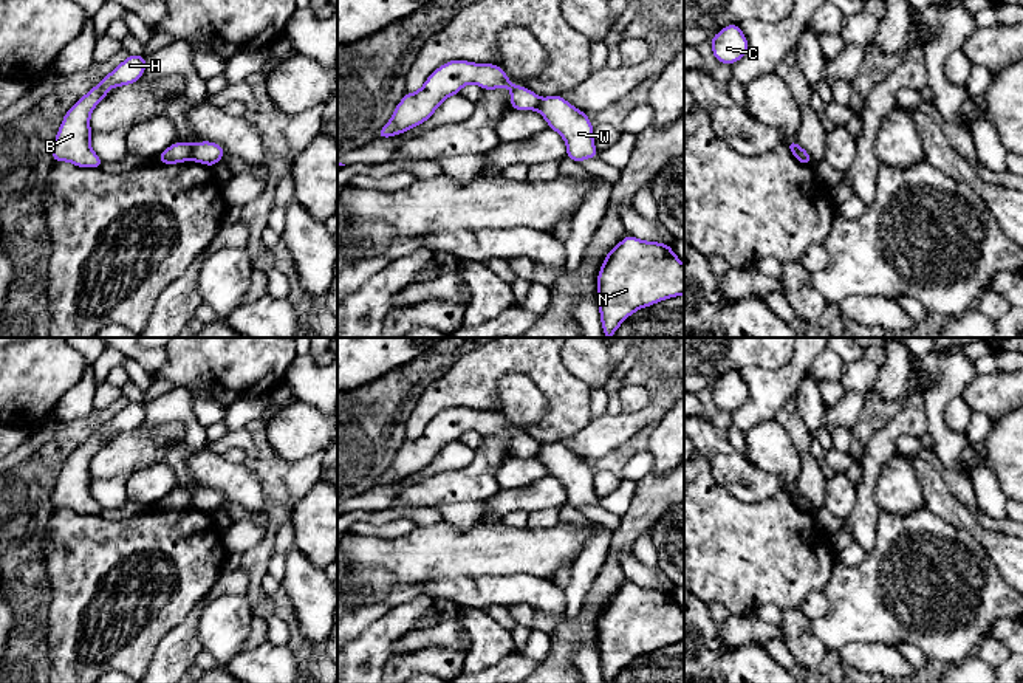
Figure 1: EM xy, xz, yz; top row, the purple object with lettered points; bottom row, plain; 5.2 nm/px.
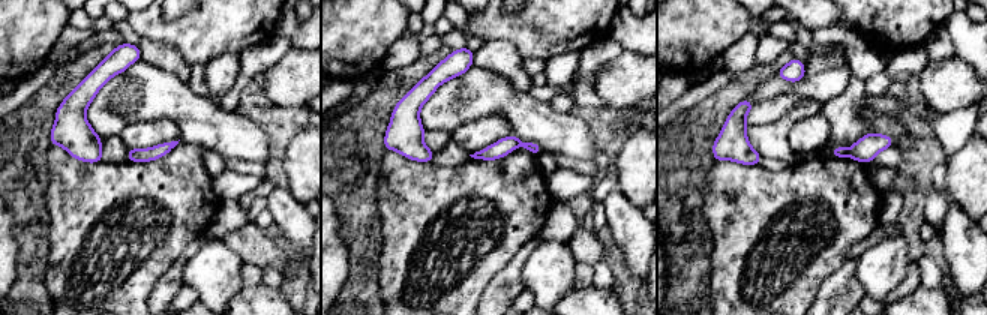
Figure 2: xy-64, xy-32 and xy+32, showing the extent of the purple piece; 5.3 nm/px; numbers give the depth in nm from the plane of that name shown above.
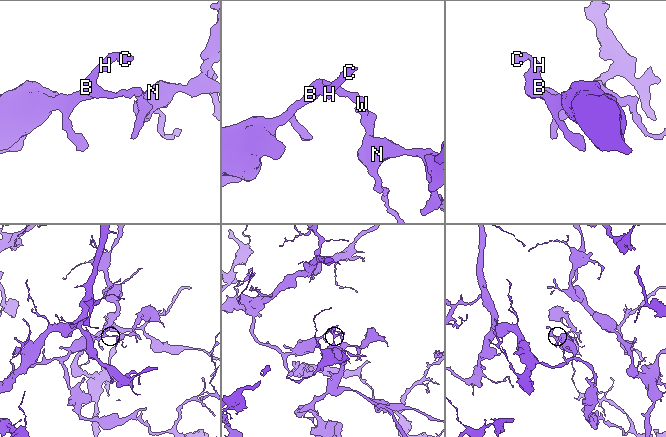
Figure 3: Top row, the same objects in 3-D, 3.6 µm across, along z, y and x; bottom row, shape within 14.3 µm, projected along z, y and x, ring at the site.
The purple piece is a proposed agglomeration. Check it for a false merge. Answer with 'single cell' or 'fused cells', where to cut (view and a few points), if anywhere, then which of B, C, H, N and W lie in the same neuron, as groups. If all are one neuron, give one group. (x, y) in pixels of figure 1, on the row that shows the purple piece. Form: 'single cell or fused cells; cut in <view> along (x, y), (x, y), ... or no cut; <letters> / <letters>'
fused cells; cut in xy along (194, 144), (188, 158); B C H / N W

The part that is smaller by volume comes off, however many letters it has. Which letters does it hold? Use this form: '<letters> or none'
N, W

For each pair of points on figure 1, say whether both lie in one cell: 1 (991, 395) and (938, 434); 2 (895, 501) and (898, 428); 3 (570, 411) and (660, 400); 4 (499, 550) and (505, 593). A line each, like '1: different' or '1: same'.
1: different
2: different
3: different
4: different

